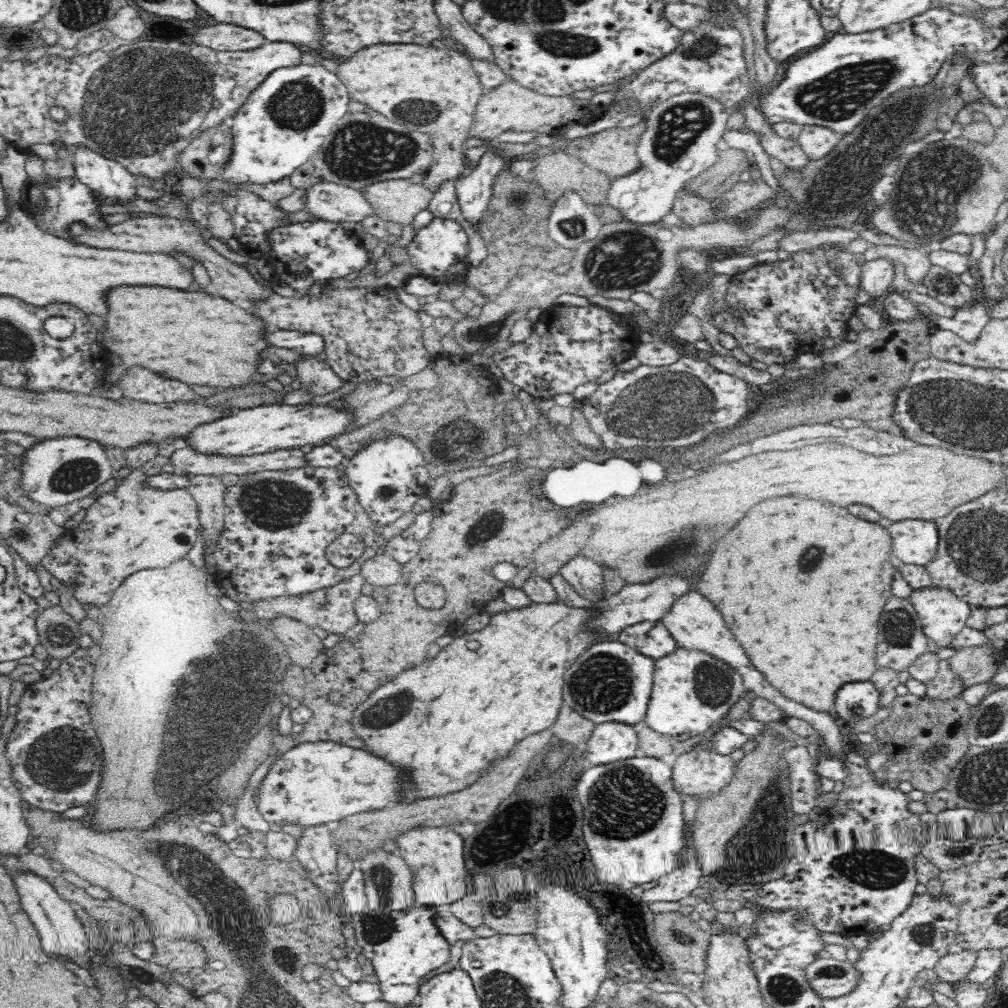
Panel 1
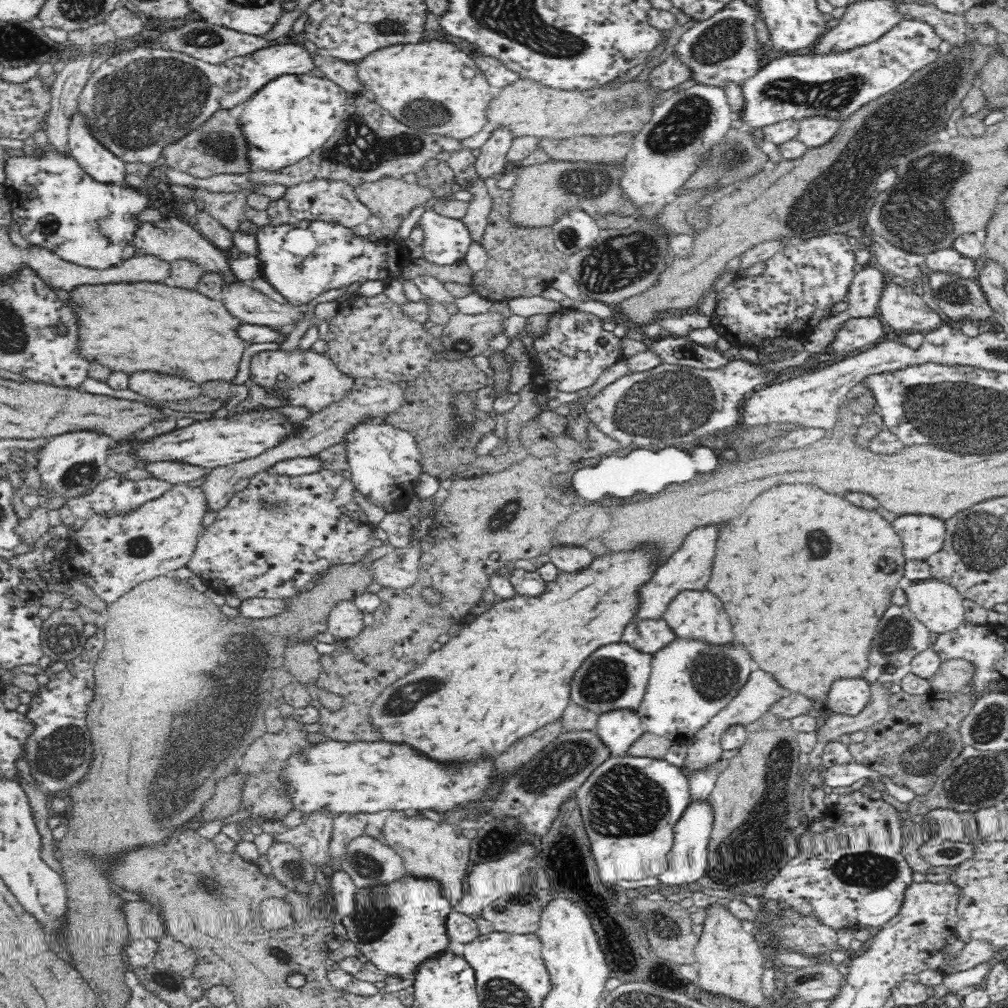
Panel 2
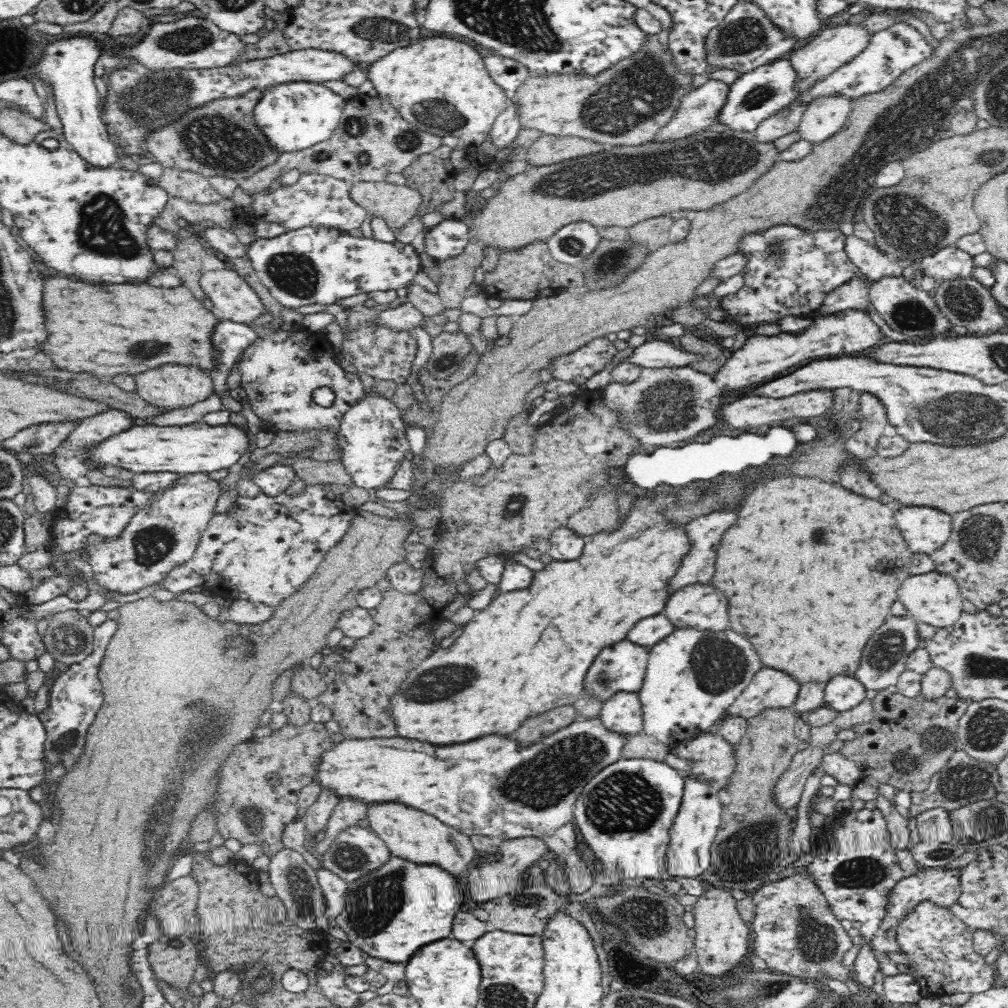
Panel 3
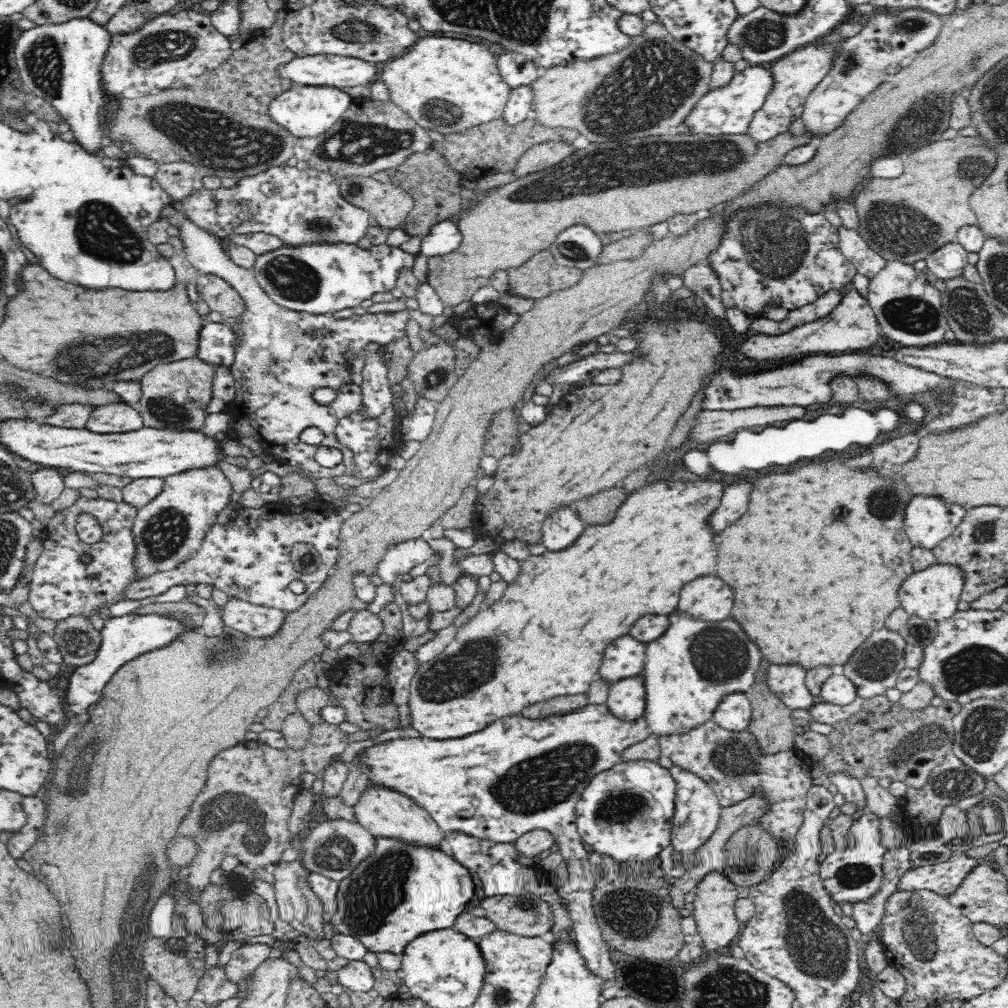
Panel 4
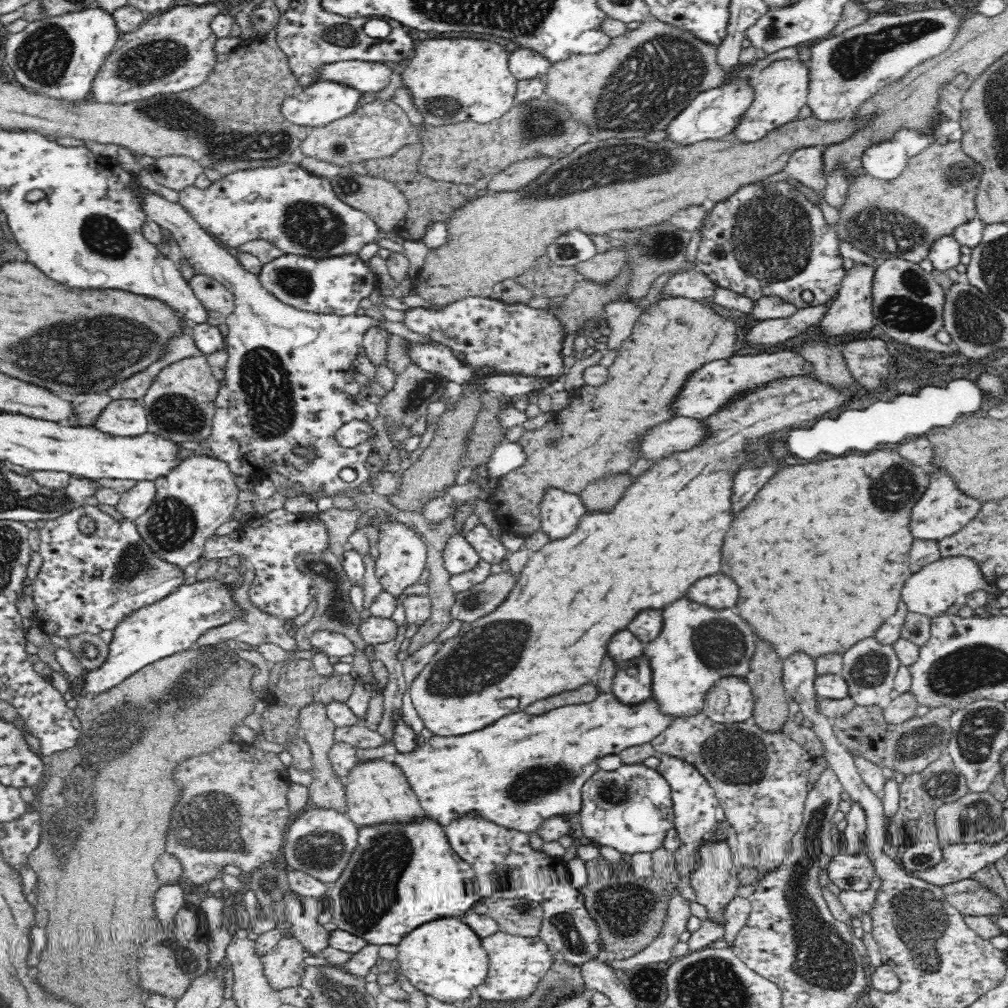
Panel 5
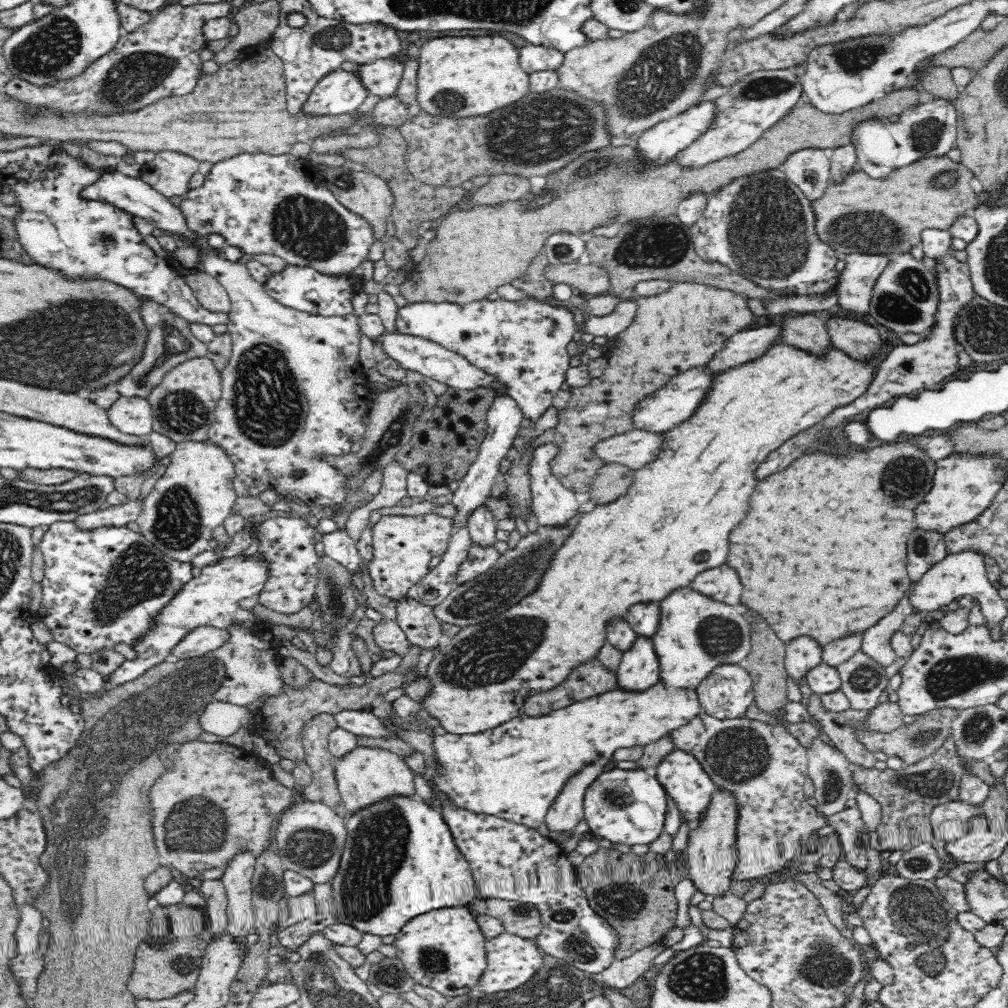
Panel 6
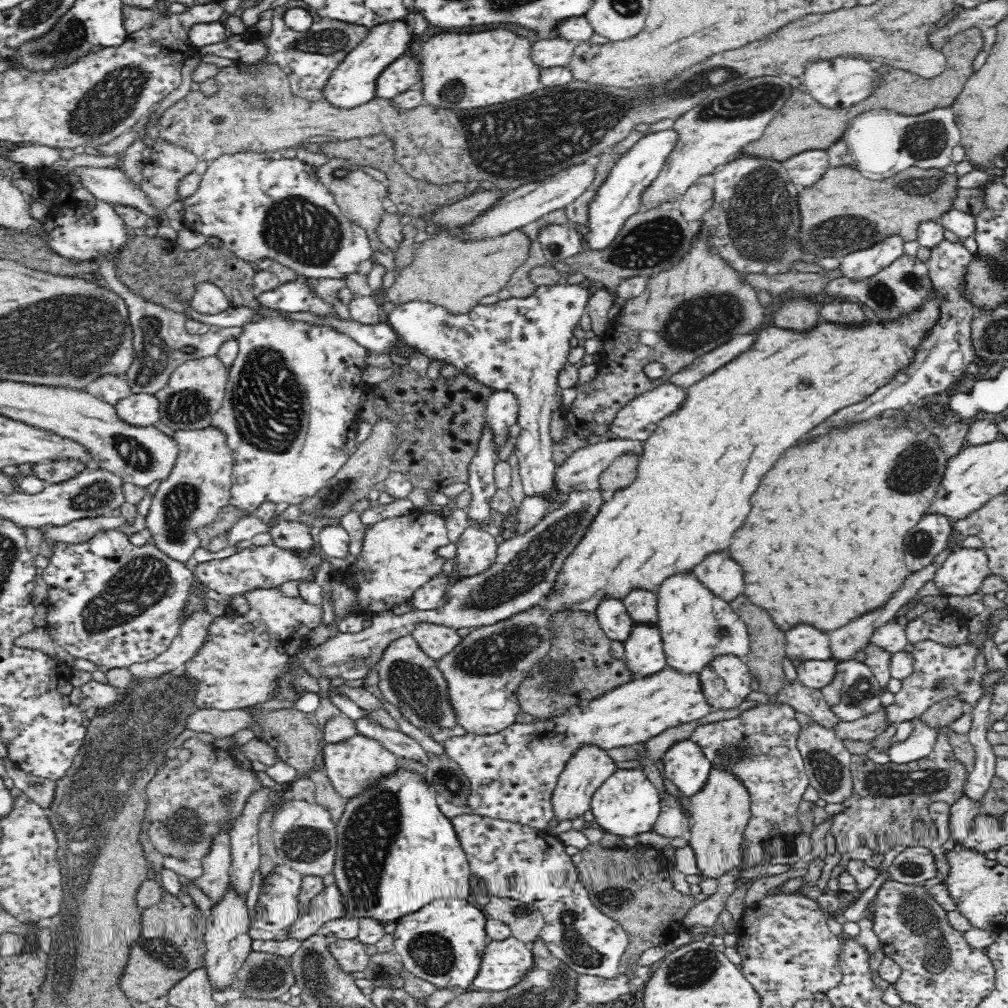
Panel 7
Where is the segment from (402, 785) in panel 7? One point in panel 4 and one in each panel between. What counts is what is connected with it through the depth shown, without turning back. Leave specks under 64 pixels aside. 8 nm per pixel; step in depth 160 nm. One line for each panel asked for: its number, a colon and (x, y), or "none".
4: (401, 893)
5: (400, 877)
6: (400, 861)

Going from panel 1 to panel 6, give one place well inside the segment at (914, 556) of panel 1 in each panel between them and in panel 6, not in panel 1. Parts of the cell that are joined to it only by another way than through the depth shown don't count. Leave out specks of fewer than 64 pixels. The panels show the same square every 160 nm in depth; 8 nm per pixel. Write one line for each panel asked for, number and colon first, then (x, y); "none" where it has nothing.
2: (922, 536)
3: (925, 529)
4: (927, 522)
5: (943, 510)
6: (962, 487)

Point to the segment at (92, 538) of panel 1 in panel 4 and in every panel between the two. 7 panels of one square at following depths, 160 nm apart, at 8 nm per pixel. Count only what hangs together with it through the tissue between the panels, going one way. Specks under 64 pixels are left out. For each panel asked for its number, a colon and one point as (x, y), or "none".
2: (109, 554)
3: (163, 534)
4: (169, 529)

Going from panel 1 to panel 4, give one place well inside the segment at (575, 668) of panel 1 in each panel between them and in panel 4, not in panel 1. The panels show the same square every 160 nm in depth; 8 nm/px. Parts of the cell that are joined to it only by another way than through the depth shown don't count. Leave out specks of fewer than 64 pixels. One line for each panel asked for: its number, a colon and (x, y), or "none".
2: (615, 677)
3: (621, 668)
4: (624, 659)

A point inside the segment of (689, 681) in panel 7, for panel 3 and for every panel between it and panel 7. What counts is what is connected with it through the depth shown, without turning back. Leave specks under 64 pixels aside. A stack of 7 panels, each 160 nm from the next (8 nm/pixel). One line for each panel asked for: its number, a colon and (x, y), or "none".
3: (486, 787)
4: (517, 776)
5: (522, 770)
6: (516, 771)

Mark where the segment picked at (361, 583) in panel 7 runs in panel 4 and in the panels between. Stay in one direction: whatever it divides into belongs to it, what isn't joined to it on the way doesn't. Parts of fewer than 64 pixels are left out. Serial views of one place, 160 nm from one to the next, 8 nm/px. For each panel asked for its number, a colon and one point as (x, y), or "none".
4: (402, 558)
5: (402, 558)
6: (403, 546)

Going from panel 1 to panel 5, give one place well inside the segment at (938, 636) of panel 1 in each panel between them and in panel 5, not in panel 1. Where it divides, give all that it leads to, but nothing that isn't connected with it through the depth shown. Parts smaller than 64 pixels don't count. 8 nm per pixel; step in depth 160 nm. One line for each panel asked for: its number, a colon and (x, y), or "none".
2: (937, 605)
3: (933, 598)
4: (933, 593)
5: (932, 590)

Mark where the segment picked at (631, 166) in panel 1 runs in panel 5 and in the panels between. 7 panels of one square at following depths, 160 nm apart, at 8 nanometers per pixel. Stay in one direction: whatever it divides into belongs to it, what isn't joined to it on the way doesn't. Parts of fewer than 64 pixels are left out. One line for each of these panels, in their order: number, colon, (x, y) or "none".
2: (605, 149)
3: (546, 150)
4: (548, 153)
5: (516, 176)

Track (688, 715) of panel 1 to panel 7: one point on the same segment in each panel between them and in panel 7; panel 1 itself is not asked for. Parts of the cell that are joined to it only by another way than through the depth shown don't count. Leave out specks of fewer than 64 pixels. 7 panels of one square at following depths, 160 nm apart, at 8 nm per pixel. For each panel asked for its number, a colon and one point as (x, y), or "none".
2: (690, 682)
3: (692, 677)
4: (688, 670)
5: (698, 646)
6: (696, 635)
7: (696, 627)

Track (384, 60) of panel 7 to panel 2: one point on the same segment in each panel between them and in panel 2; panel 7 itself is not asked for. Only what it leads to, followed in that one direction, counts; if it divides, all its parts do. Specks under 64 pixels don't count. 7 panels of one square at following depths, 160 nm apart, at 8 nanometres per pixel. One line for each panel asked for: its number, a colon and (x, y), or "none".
2: (292, 115)
3: (294, 116)
4: (304, 111)
5: (319, 104)
6: (339, 93)

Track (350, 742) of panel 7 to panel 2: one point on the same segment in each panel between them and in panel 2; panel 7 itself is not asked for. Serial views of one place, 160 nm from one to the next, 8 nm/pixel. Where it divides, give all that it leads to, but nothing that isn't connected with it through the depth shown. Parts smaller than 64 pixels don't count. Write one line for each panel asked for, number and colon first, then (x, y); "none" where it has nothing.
2: (430, 850)
3: (416, 837)
4: (386, 815)
5: (377, 794)
6: (365, 776)

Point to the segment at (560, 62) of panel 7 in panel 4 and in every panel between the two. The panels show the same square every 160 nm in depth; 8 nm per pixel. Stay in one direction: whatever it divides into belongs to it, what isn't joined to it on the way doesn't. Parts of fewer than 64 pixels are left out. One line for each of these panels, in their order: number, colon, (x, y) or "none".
4: (516, 71)
5: (523, 64)
6: (533, 58)

